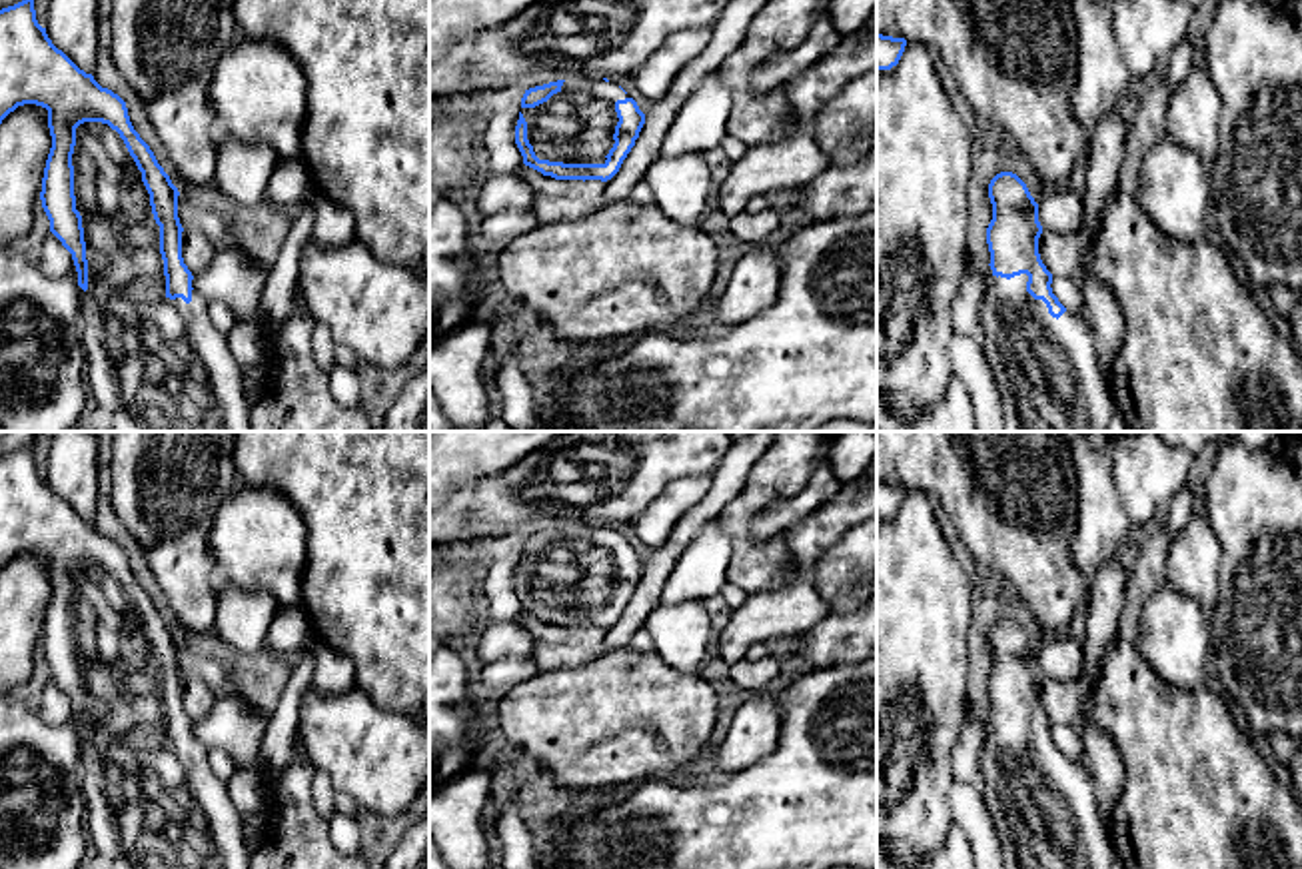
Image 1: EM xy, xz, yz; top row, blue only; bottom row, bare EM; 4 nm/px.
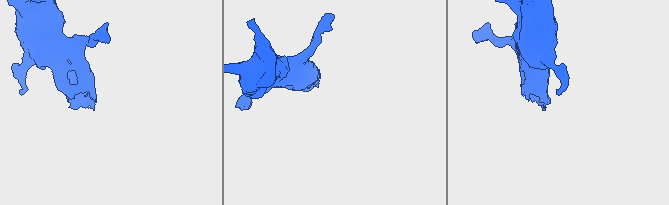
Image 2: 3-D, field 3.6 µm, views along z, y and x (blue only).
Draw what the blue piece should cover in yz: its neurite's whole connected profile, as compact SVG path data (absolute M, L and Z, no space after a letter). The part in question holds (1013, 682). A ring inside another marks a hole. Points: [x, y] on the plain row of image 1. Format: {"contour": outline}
{"contour": "M1012 619L988 631L992 667L986 675L990 711L980 749L980 783L994 821L1004 869L1108 869L1116 859L1110 833L1102 823L1086 769L1066 757L1052 741L1052 721L1040 707L1038 651Z"}

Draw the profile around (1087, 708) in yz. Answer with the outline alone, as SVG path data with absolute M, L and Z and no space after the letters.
M1104 655L1098 657L1096 667L1092 671L1092 689L1084 697L1078 729L1084 727L1088 721L1092 721L1092 705L1094 705L1096 687L1098 687L1102 669L1104 669Z

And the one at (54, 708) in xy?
M52 679L44 685L40 705L36 711L40 719L52 727L72 721L74 715L72 701Z

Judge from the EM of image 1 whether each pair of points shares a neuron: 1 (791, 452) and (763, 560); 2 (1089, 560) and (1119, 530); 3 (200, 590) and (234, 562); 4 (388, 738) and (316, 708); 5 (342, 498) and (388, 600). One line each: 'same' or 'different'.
1: same
2: same
3: different
4: same
5: same

